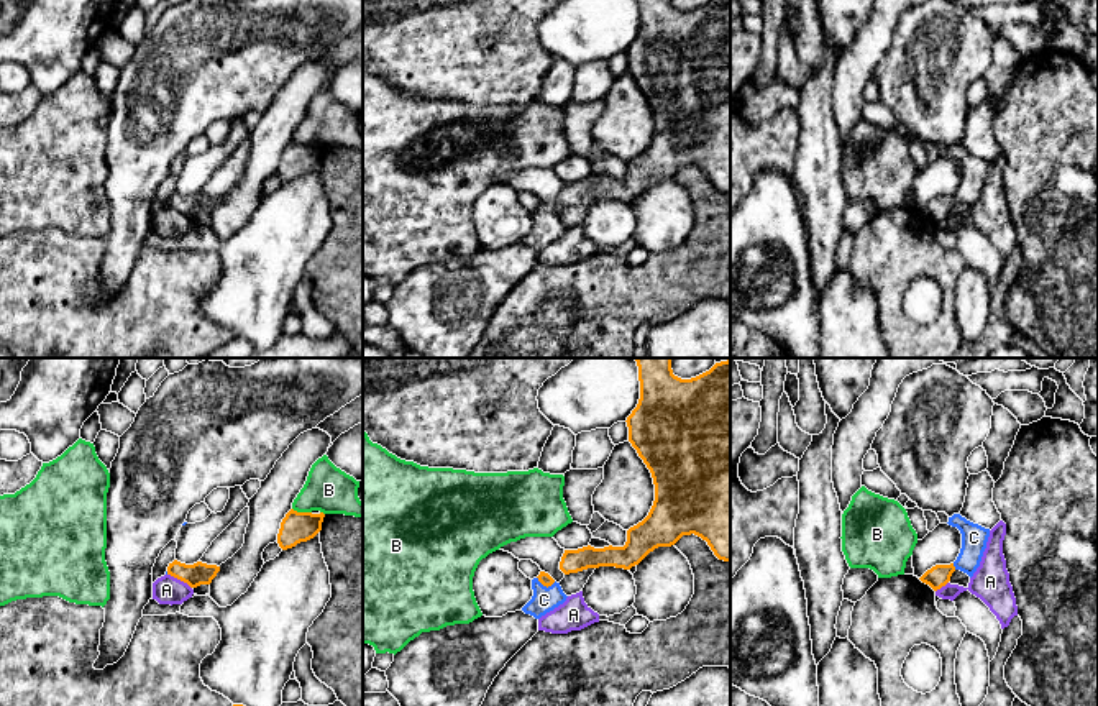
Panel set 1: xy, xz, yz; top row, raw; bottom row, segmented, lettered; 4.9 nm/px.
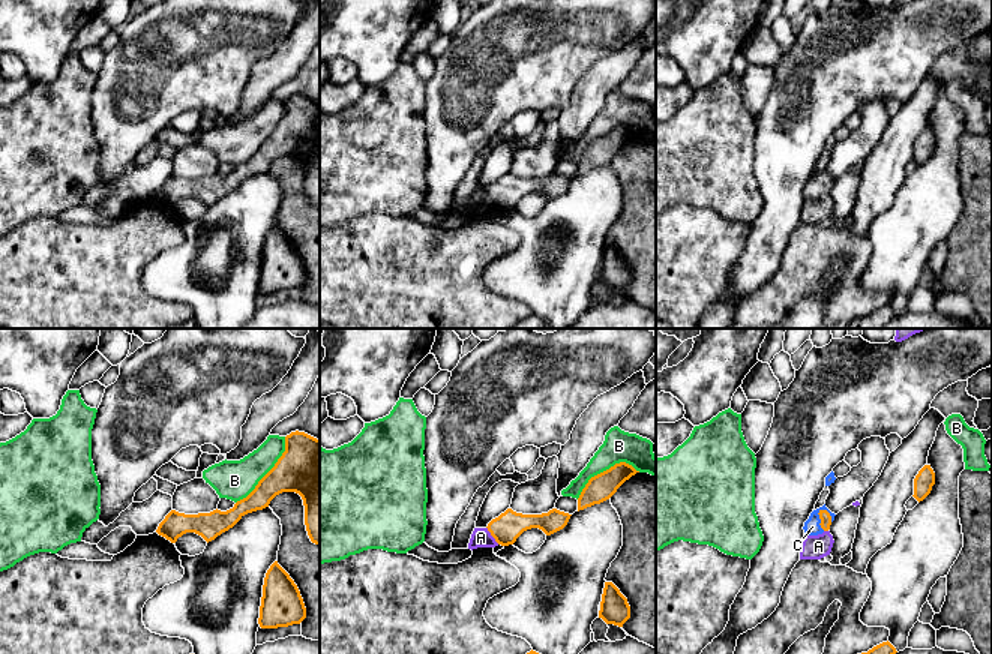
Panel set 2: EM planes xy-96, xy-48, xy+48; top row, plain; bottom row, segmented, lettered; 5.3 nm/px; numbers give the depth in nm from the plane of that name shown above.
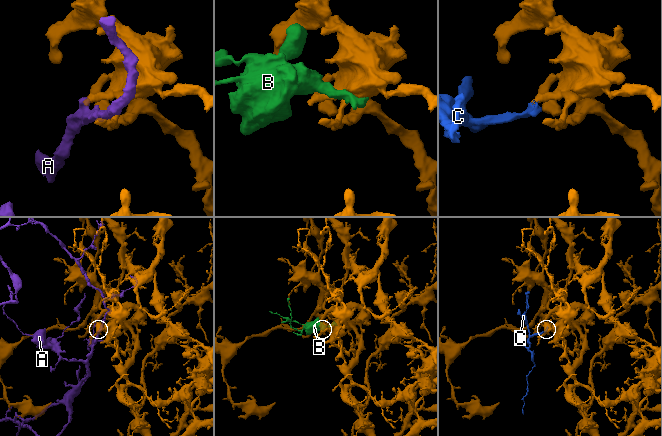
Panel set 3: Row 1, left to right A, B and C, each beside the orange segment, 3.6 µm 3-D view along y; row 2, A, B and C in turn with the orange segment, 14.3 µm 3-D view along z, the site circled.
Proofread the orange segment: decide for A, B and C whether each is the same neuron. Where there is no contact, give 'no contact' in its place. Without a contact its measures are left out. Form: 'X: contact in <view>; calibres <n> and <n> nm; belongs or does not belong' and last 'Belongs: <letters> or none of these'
A: contact in xy; calibres 110 and 140 nm; does not belong
B: contact in xy; calibres 150 and 220 nm; does not belong
C: contact in xz; calibres 60 and 120 nm; belongs
Belongs: C

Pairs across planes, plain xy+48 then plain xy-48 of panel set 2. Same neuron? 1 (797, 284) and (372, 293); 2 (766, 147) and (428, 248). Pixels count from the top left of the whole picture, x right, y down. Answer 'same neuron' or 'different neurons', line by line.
1: same neuron
2: different neurons

